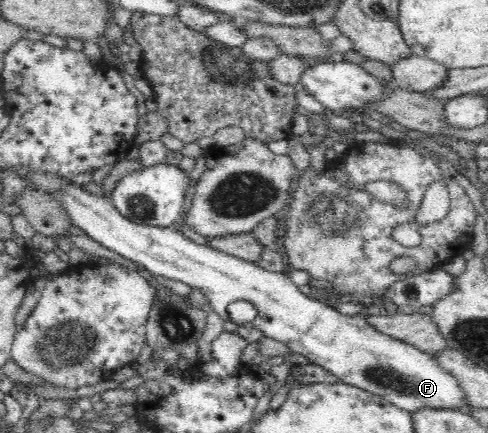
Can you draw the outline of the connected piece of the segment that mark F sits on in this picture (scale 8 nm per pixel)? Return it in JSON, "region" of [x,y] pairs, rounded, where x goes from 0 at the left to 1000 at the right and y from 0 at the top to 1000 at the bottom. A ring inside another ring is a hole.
{"region":[[[84,395],[61,400],[53,411],[61,411],[61,420],[74,425],[76,439],[96,441],[96,446],[127,462],[127,471],[139,480],[143,503],[152,508],[152,520],[166,527],[193,557],[242,584],[256,598],[295,612],[316,637],[336,637],[373,649],[393,665],[408,667],[422,691],[434,697],[434,714],[459,739],[471,739],[467,704],[496,693],[514,700],[525,711],[527,725],[512,751],[539,764],[541,776],[568,783],[584,792],[605,815],[631,824],[639,838],[680,859],[680,866],[695,871],[697,880],[711,885],[713,891],[777,915],[787,921],[787,928],[799,931],[820,947],[836,949],[836,956],[857,956],[865,947],[934,949],[934,945],[959,945],[965,938],[961,912],[957,912],[949,889],[943,887],[943,878],[926,859],[902,845],[891,818],[871,813],[865,804],[852,801],[852,794],[805,781],[801,774],[775,764],[748,734],[732,727],[705,727],[678,707],[666,704],[654,691],[643,691],[639,681],[623,681],[586,633],[543,624],[527,610],[451,580],[434,566],[414,566],[348,522],[311,524],[275,515],[258,506],[230,464],[189,450],[170,430],[156,427],[148,418],[129,418],[113,404],[88,404]]]}

